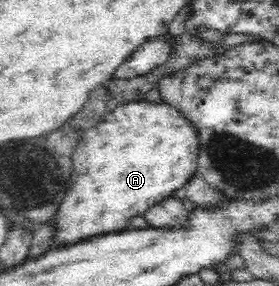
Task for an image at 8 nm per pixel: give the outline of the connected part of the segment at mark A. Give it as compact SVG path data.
M146 100L132 101L118 105L112 112L105 114L103 121L98 122L94 127L88 128L83 132L81 141L78 143L78 148L74 151L72 156L72 175L70 177L71 185L68 188L66 197L64 197L64 201L62 201L62 205L60 205L58 214L54 215L55 219L52 221L53 225L58 226L58 235L56 235L56 243L54 243L55 247L70 244L71 242L80 242L92 236L129 229L128 221L132 217L143 216L149 207L152 207L163 199L170 198L176 189L180 189L180 187L186 185L194 175L198 174L200 151L200 134L198 134L198 129L176 106L169 105L168 102L150 103L150 101Z

